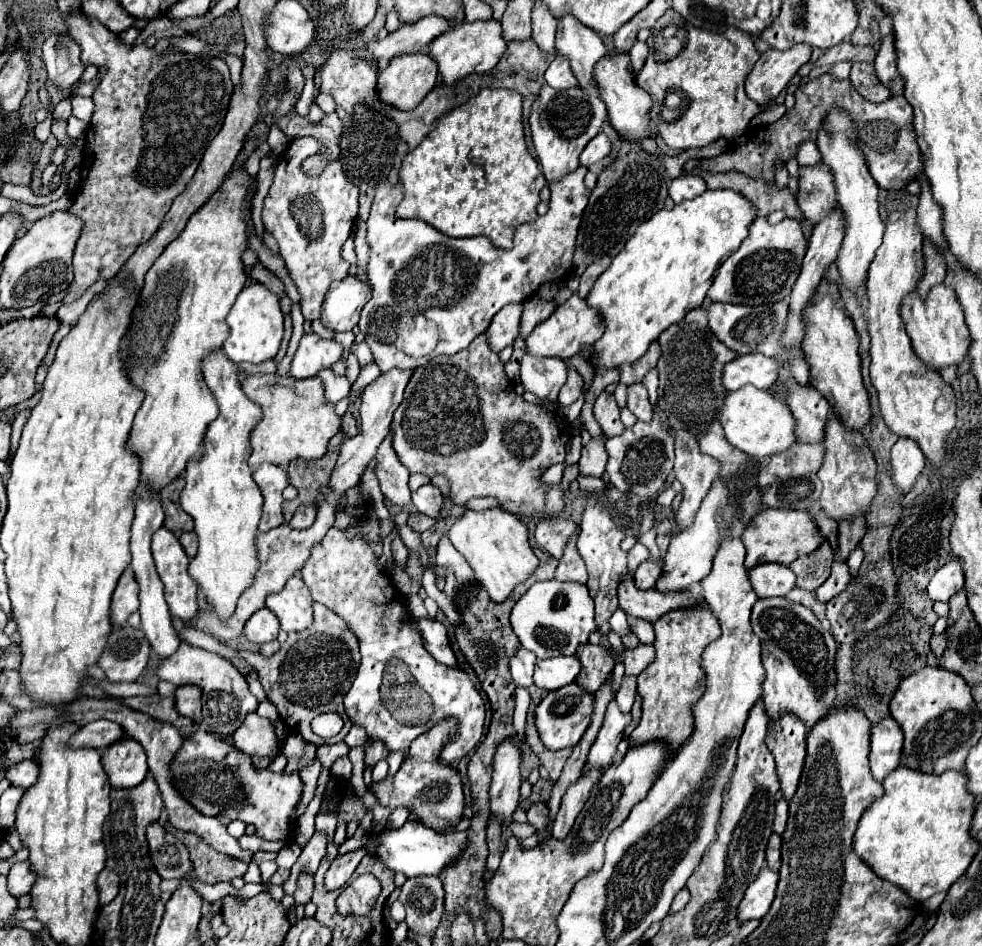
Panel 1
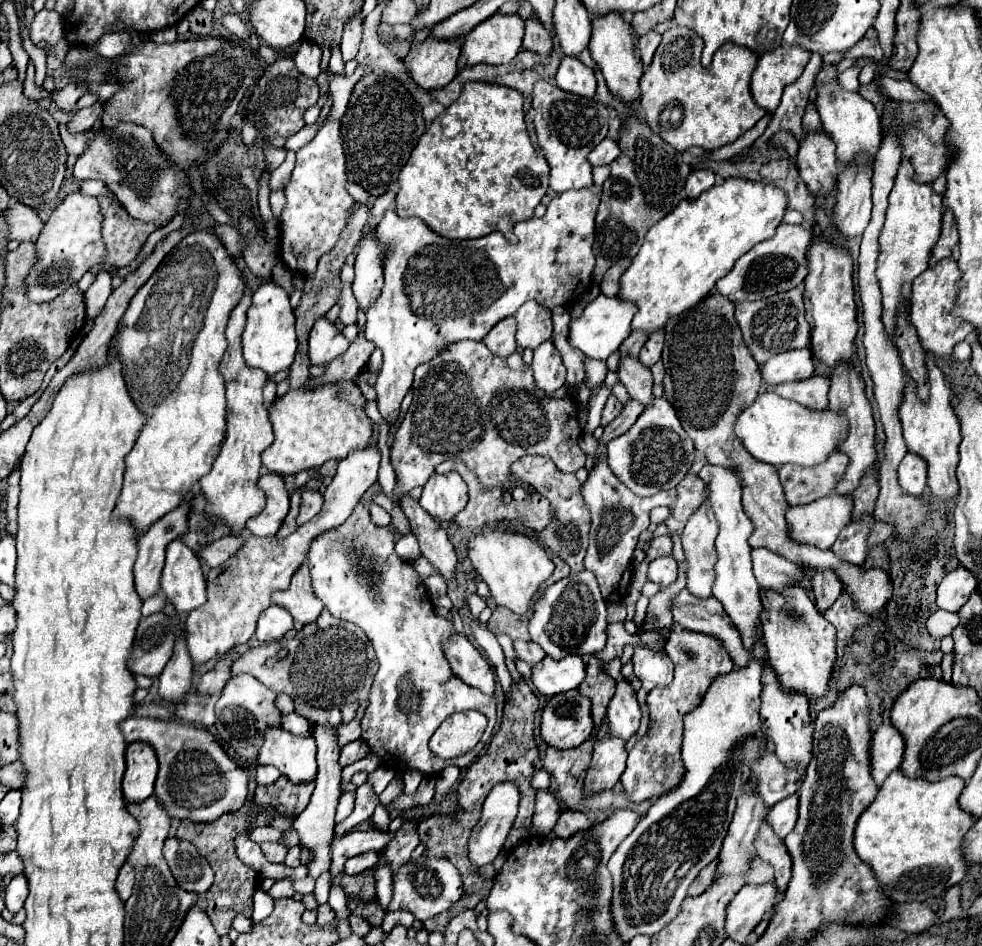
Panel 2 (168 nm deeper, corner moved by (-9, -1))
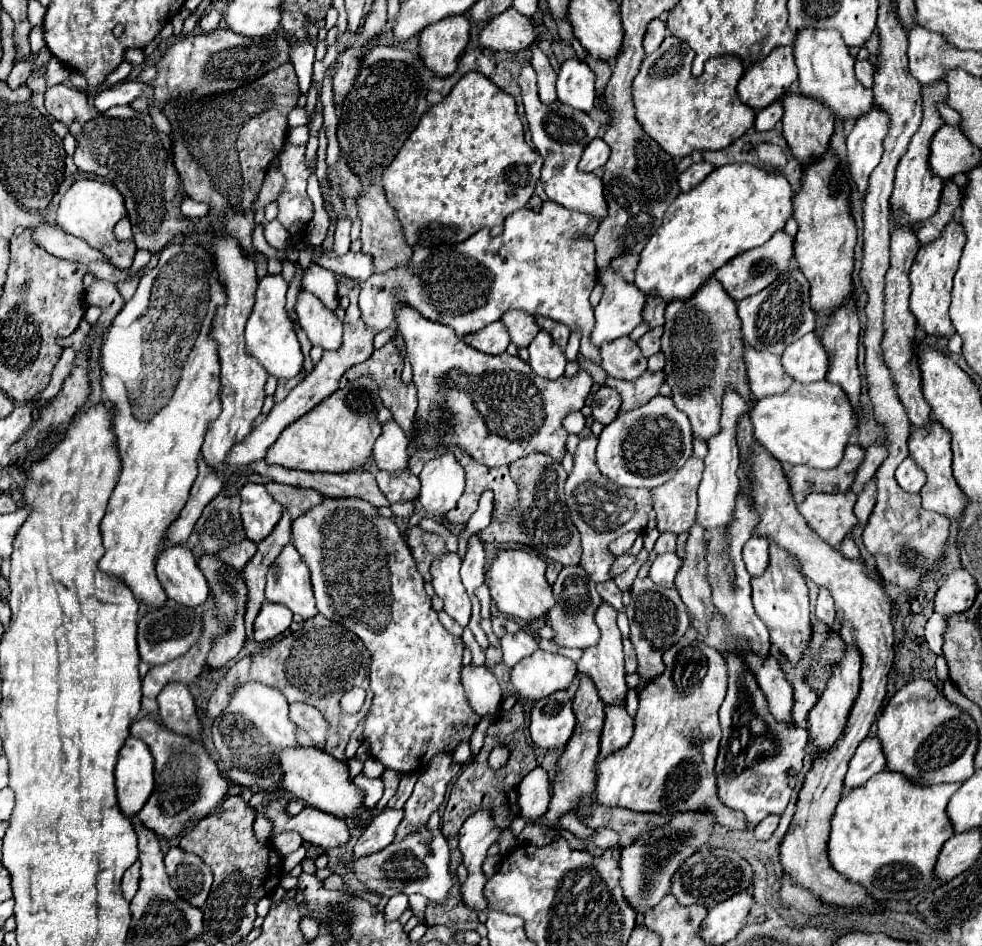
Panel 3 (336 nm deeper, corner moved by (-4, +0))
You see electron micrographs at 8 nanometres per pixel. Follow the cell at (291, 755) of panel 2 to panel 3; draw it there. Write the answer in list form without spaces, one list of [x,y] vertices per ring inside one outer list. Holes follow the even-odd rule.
[[[289,748],[281,754],[281,766],[285,770],[283,774],[283,788],[295,796],[301,798],[305,804],[319,808],[327,814],[333,814],[337,818],[351,818],[355,826],[365,828],[369,824],[369,808],[365,806],[363,790],[359,790],[353,780],[349,778],[347,764],[335,760],[331,754],[319,750],[319,748]]]

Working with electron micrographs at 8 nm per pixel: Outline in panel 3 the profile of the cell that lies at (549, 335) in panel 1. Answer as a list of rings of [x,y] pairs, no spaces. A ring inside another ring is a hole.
[[[607,266],[607,270],[599,270],[599,276],[603,282],[603,296],[601,296],[599,306],[595,308],[597,322],[591,332],[591,342],[595,346],[601,346],[603,342],[631,334],[631,330],[643,322],[641,314],[643,314],[645,300],[647,300],[647,294],[643,294],[635,284],[625,282],[621,274],[615,274],[615,270],[611,270],[611,266]]]

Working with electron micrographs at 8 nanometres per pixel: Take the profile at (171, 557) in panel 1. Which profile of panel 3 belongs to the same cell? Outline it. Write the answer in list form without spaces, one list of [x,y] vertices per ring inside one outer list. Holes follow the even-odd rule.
[[[169,546],[157,560],[157,576],[171,600],[195,608],[209,598],[209,586],[185,546]]]

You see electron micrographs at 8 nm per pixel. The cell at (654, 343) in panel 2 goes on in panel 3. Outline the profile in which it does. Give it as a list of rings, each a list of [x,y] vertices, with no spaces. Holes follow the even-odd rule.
[[[663,326],[651,328],[651,330],[637,342],[645,358],[649,358],[649,356],[653,356],[653,354],[657,354],[657,352],[661,350],[661,336],[663,336]]]

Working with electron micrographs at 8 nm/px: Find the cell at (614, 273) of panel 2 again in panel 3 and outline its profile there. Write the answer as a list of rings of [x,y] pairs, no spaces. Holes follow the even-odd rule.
[[[623,254],[619,258],[615,258],[615,262],[611,262],[613,270],[621,272],[623,278],[627,278],[627,282],[635,280],[635,266],[639,264],[639,256],[637,254]]]

